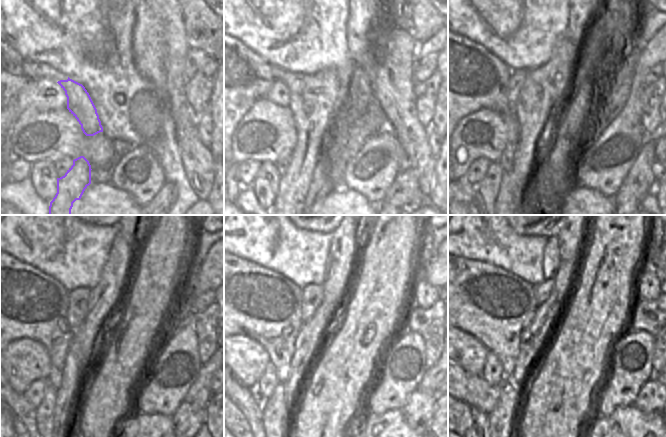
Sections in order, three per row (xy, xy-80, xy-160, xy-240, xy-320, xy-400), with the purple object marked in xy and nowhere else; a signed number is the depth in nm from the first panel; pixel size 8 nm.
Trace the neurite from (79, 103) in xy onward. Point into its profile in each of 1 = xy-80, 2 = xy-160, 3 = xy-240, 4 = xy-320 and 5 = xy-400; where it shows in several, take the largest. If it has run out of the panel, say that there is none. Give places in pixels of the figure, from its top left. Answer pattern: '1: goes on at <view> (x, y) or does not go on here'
1: goes on at xy-80 (313, 96)
2: goes on at xy-160 (545, 89)
3: goes on at xy-240 (105, 299)
4: goes on at xy-320 (343, 249)
5: goes on at xy-400 (570, 237)

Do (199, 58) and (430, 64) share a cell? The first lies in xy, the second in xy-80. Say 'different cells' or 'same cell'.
same cell

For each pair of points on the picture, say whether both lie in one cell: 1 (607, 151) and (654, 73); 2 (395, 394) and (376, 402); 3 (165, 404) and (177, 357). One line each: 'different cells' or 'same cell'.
1: different cells
2: same cell
3: same cell

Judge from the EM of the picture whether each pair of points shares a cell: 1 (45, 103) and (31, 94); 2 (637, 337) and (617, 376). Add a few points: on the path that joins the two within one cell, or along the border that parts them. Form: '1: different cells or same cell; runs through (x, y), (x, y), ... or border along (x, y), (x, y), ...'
1: same cell; runs through (42, 100), (34, 94)
2: same cell; runs through (647, 351), (649, 355), (645, 366), (631, 373)

